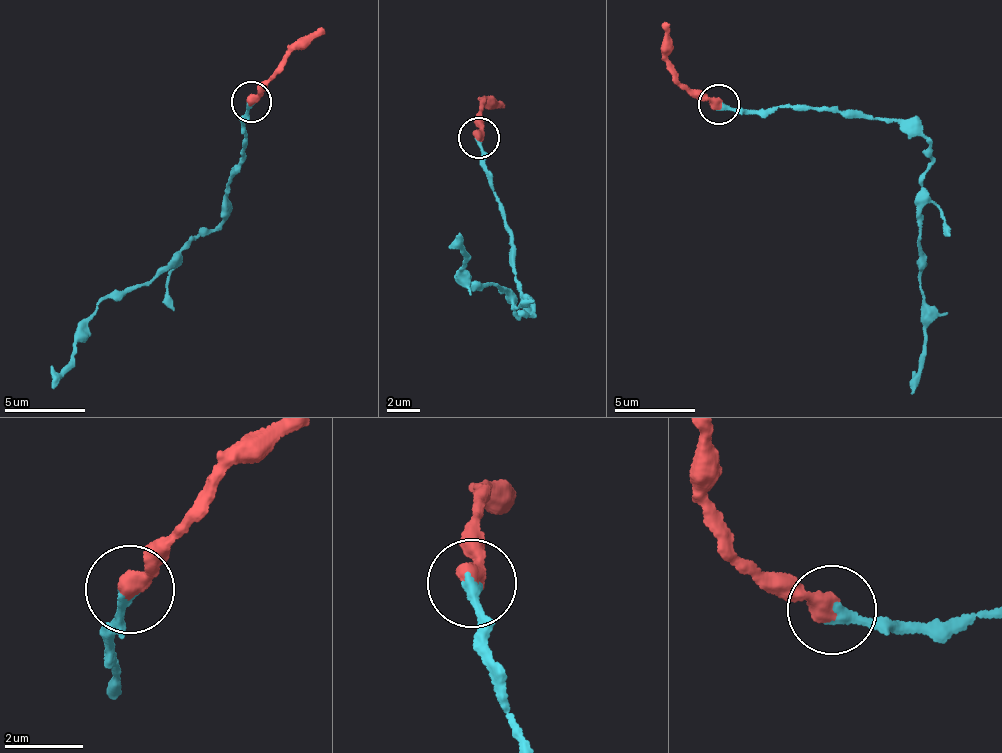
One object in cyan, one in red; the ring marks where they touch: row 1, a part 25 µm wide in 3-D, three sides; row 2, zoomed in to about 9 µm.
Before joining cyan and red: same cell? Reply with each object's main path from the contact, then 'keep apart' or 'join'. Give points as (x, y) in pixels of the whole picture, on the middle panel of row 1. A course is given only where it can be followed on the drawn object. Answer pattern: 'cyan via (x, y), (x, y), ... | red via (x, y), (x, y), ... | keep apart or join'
cyan via (479, 139), (509, 233), (509, 264), (532, 314), (515, 312), (502, 285), (464, 281), (471, 256), (457, 232) | red via (479, 139), (478, 104), (505, 105) | join

